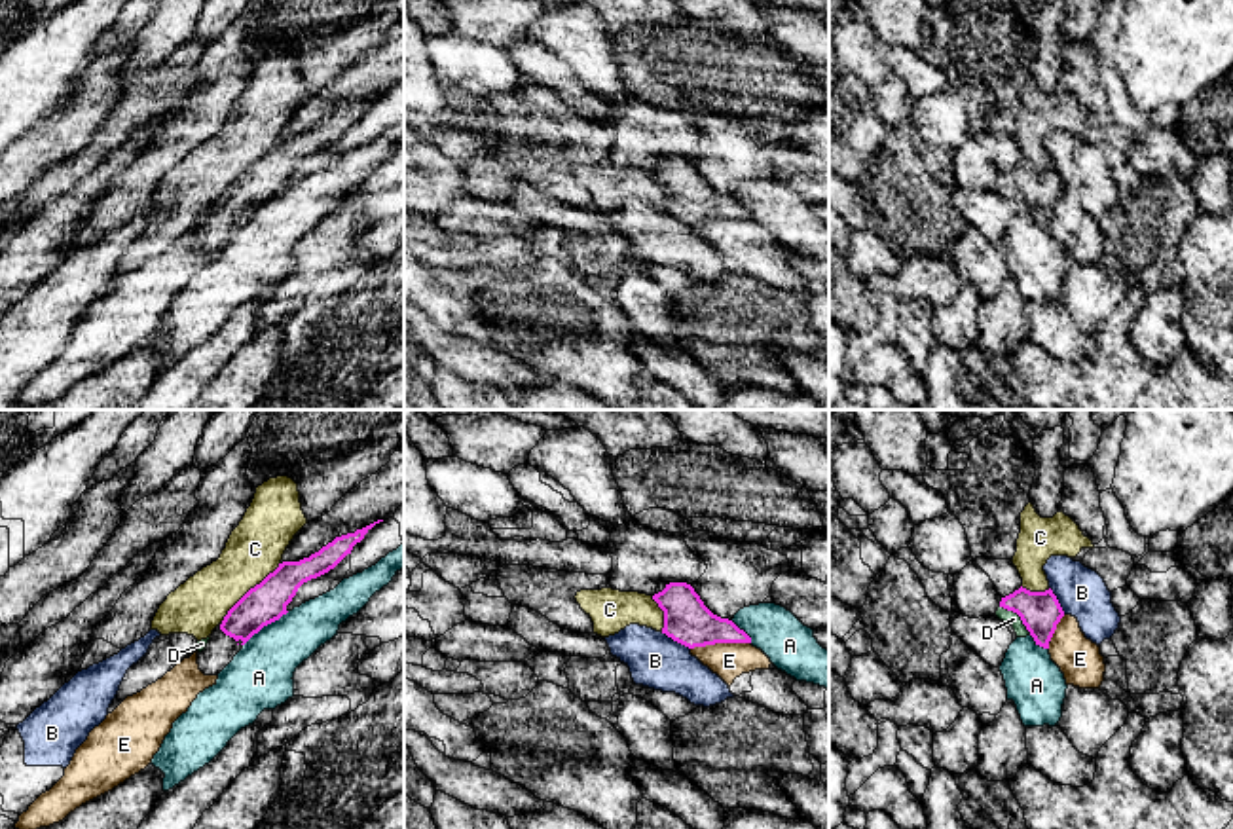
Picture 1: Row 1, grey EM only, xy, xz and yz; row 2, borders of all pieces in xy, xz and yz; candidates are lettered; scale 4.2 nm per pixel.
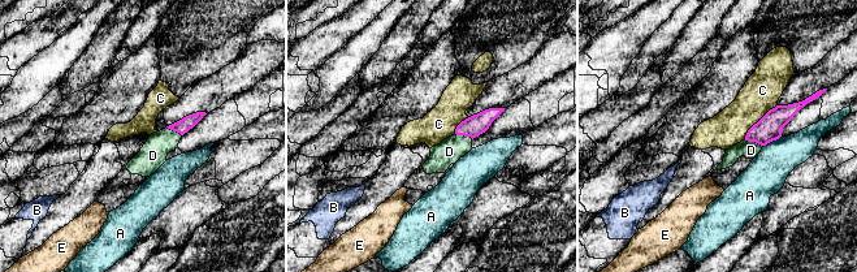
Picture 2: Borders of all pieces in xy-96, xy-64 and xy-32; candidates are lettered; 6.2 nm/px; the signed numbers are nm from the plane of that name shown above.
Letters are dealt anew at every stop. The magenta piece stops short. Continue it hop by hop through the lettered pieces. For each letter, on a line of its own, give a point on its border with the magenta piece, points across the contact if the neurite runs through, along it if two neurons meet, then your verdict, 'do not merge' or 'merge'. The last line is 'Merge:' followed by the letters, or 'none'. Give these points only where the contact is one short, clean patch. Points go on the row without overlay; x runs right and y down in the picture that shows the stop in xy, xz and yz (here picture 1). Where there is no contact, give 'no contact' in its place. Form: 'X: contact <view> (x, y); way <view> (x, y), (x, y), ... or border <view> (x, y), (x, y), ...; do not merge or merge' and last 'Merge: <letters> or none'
A: contact xy (266, 200); do not merge
B: contact xz (676, 215); do not merge
C: contact xy (249, 165); border xy (279, 137), (220, 196); do not merge
D: contact yz (1019, 190); way yz (1040, 186), (1019, 190), (1013, 194); merge
E: contact xz (719, 217); do not merge
Merge: D

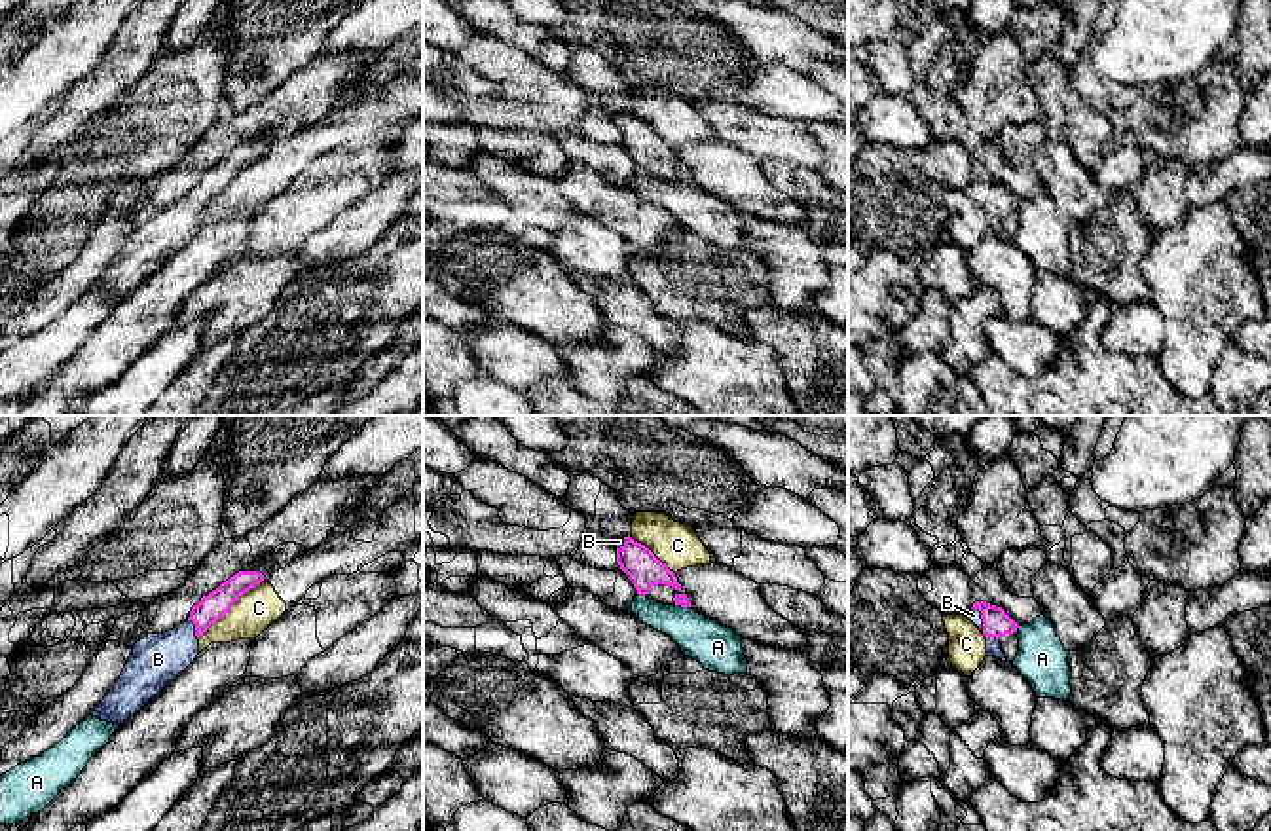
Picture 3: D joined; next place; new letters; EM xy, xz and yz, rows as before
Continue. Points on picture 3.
A: contact xz (642, 169); do not merge
B: contact yz (981, 192); way yz (996, 198), (981, 192), (974, 190); merge
C: contact xy (230, 183); border xy (262, 154), (198, 213); do not merge
Merge: B

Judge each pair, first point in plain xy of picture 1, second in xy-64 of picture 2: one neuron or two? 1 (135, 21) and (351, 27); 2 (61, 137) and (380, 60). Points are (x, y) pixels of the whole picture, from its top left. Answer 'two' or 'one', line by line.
1: two
2: two

